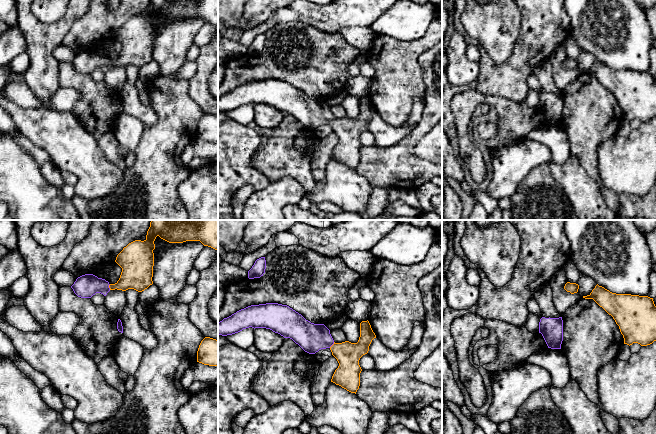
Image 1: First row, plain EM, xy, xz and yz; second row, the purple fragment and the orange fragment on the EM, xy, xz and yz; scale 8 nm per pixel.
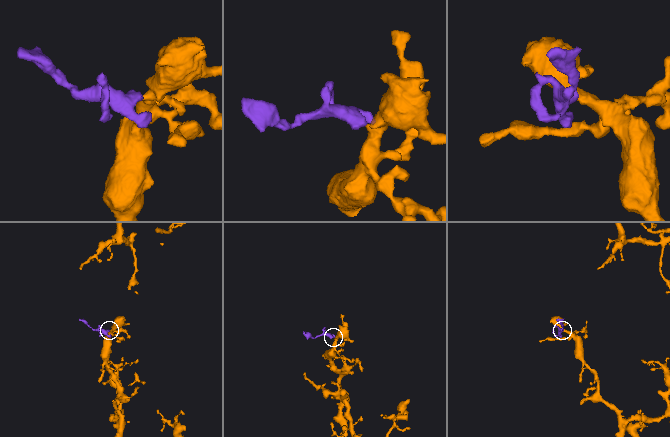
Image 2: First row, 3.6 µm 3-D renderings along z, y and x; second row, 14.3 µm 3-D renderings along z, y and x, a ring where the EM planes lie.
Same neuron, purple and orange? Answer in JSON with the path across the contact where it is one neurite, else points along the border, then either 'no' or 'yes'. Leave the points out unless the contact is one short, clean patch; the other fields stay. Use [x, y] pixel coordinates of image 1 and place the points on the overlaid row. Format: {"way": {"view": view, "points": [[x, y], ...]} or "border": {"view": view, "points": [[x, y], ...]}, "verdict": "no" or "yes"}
{"way": {"view": "xy", "points": [[85, 286], [108, 287], [119, 286], [136, 274]]}, "verdict": "yes"}

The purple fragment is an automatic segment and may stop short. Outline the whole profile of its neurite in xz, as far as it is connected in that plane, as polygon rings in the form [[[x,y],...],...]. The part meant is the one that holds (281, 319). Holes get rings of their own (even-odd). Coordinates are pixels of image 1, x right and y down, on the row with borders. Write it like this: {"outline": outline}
{"outline": [[[278,303],[251,305],[237,311],[218,322],[218,335],[232,335],[249,327],[270,329],[292,339],[309,354],[329,348],[339,363],[331,382],[355,394],[360,386],[362,371],[359,360],[368,353],[372,340],[376,338],[367,320],[360,323],[357,343],[335,343],[324,324],[311,323],[289,306]]]}

